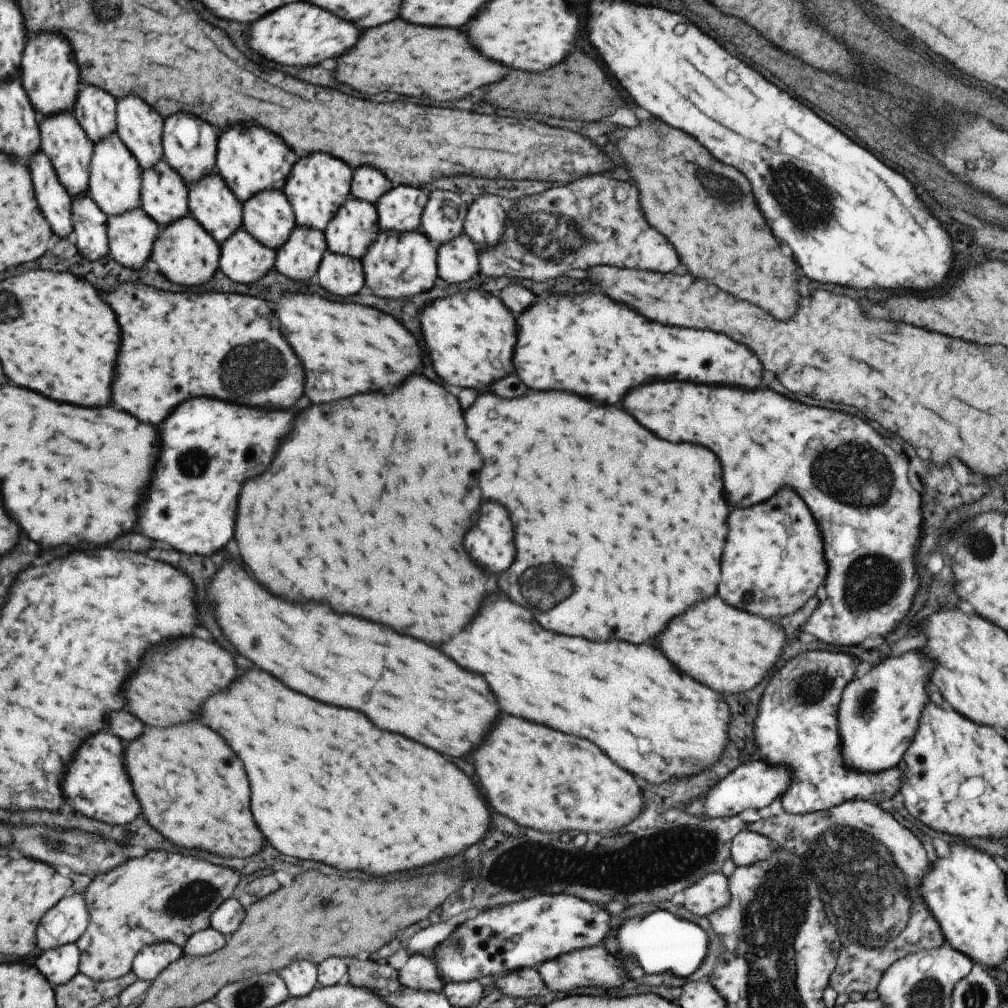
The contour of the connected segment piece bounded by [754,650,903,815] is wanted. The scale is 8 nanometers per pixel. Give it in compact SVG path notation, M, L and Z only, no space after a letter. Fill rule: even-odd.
M804 652L790 660L764 692L762 712L754 724L758 748L762 746L758 750L762 758L758 760L786 767L793 774L788 790L780 798L786 813L805 815L827 811L856 799L878 804L901 791L903 774L897 766L877 773L862 772L849 767L841 757L838 702L861 662L860 658L844 652Z

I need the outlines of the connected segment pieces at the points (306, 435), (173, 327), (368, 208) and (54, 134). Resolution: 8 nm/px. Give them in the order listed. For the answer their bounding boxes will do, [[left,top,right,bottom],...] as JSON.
[[234,376,492,646],[104,284,304,424],[325,200,379,259],[39,113,94,199]]

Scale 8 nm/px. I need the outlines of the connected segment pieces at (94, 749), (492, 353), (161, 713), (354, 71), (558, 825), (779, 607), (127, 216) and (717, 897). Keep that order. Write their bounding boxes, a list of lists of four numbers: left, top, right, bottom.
[[62,732,140,825],[420,289,516,392],[126,636,236,728],[334,20,502,102],[474,716,644,836],[718,490,827,618],[106,208,162,270],[684,872,730,917]]

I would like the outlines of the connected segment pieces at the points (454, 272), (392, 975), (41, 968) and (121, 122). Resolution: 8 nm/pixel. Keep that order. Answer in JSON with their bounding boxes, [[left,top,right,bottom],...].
[[437,234,480,285],[348,958,405,993],[30,943,80,984],[116,95,164,170]]

